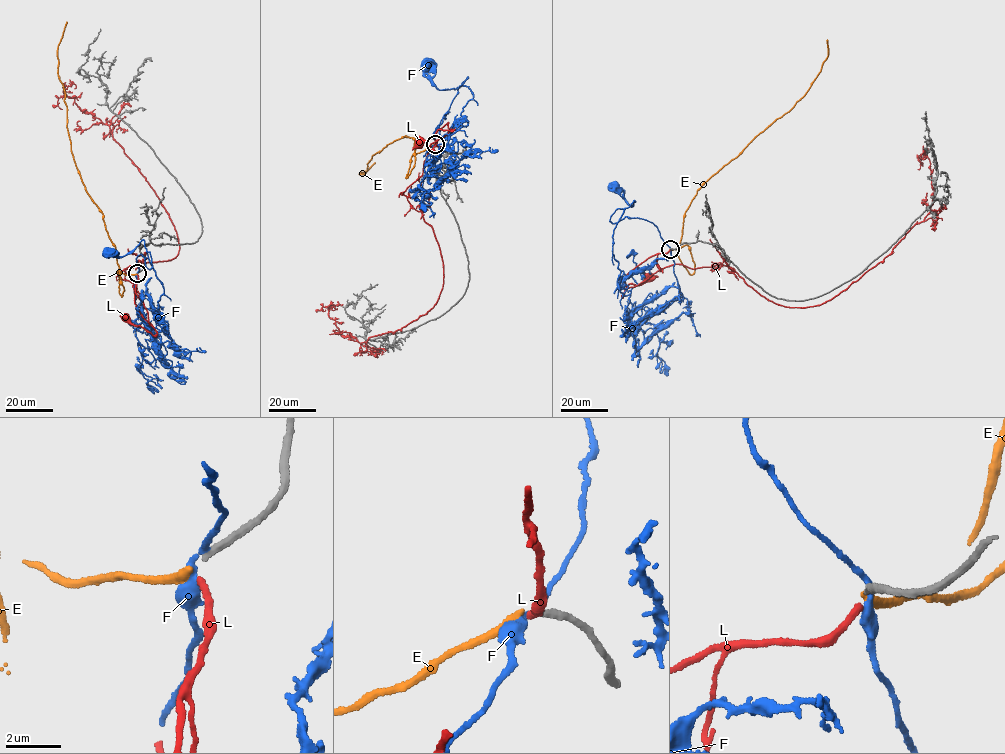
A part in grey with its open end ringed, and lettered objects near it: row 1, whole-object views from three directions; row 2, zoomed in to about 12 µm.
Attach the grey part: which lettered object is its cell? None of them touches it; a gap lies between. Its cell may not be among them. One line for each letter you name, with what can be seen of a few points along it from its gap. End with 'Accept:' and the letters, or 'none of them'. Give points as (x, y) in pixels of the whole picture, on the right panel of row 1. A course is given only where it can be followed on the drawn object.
L: course (669, 249), (651, 256), (631, 270), (622, 295), (629, 284), (645, 282), (649, 277)
Accept: L

